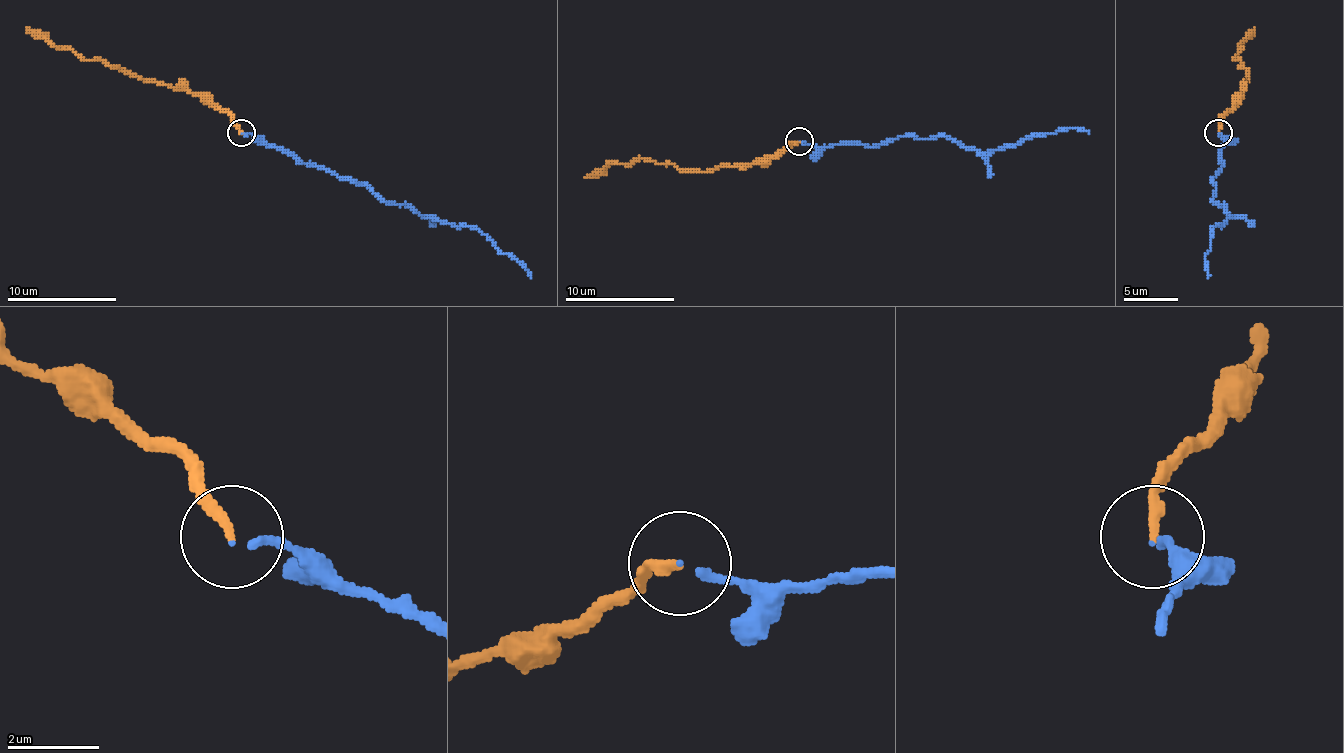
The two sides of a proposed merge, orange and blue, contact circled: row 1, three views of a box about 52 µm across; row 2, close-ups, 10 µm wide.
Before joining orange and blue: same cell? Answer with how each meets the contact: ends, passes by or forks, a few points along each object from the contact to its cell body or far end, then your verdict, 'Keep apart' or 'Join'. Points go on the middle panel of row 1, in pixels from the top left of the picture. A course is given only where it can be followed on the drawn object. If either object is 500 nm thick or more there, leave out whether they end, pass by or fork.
At the ring orange ends. At the ring blue ends. Course of orange: (800, 142), (756, 163), (682, 172), (671, 163), (636, 158), (628, 163), (606, 163), (584, 177). Course of blue: (800, 142), (819, 147), (879, 147), (898, 136), (944, 136), (980, 153), (993, 153), (1070, 128), (1089, 131). Join

